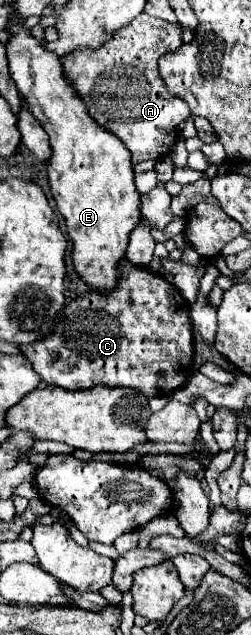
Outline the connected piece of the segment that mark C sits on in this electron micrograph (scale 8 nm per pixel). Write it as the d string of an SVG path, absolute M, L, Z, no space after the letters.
M128 261L122 269L120 285L106 293L88 291L68 307L64 307L64 315L58 321L58 327L46 339L34 341L32 345L20 345L34 371L48 385L58 385L70 391L76 389L92 389L96 385L104 387L128 387L144 393L148 399L164 397L172 391L186 385L192 375L192 359L194 359L194 339L192 339L192 323L188 315L172 315L172 308L179 309L185 299L180 291L168 283L162 275L152 273L146 267L132 265Z

